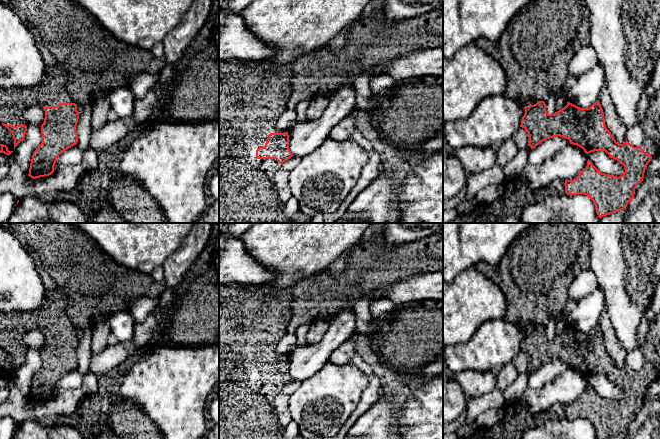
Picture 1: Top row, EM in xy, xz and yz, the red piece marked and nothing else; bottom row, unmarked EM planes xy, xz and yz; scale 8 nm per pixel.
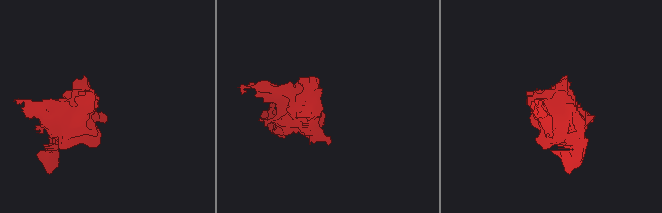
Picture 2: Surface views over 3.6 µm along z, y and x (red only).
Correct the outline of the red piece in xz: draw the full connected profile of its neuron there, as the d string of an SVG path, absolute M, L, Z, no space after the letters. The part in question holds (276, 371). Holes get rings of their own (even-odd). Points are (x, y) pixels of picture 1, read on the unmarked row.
M219 286L219 439L285 439L285 428L279 424L275 411L274 399L281 389L293 381L289 373L288 356L278 357L275 348L282 337L289 331L292 319L292 303L289 292L276 294L271 290L245 290L234 286Z

